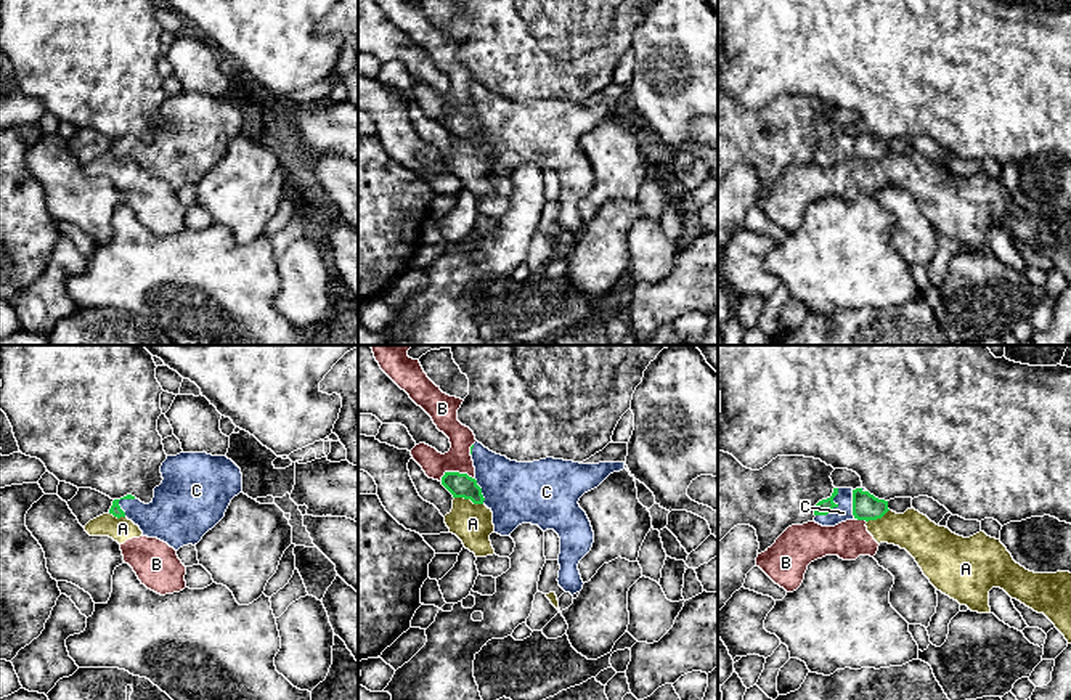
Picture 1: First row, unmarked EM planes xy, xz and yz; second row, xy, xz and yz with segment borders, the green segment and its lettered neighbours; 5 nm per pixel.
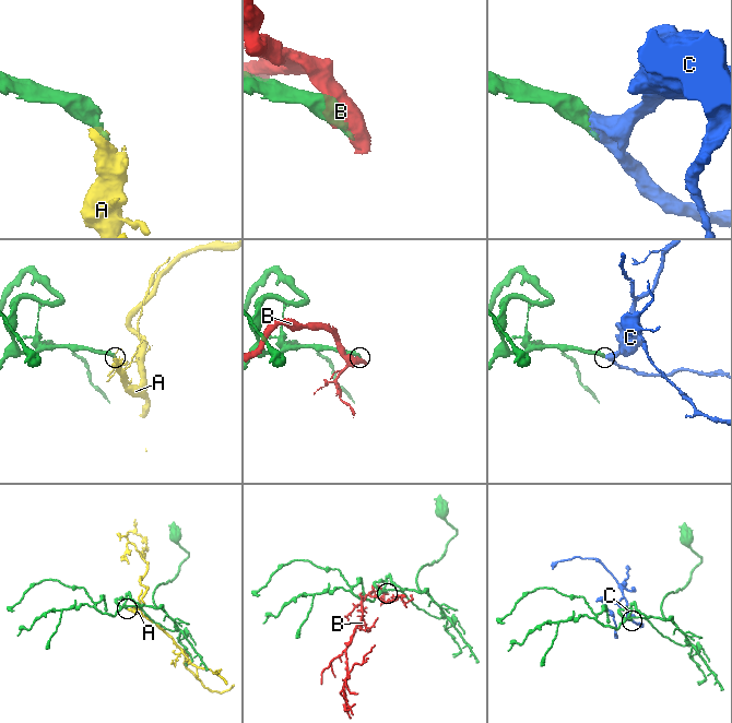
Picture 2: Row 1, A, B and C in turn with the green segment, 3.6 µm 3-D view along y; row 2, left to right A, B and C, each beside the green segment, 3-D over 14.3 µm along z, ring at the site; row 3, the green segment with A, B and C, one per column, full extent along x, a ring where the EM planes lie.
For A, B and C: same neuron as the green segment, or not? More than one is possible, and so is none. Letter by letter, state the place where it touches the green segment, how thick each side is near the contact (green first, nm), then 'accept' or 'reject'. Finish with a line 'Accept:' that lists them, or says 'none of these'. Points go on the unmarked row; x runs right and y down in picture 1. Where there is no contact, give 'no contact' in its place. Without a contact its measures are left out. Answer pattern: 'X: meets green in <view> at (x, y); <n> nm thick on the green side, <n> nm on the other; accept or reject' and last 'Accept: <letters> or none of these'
A: meets green in xz at (469, 138); 120 nm thick on the green side, 200 nm on the other; reject
B: meets green in xz at (458, 113); 120 nm thick on the green side, 130 nm on the other; reject
C: meets green in yz at (834, 146); 80 nm thick on the green side, 90 nm on the other; accept
Accept: C

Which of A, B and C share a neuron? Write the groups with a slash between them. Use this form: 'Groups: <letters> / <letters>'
Groups: A B / C

